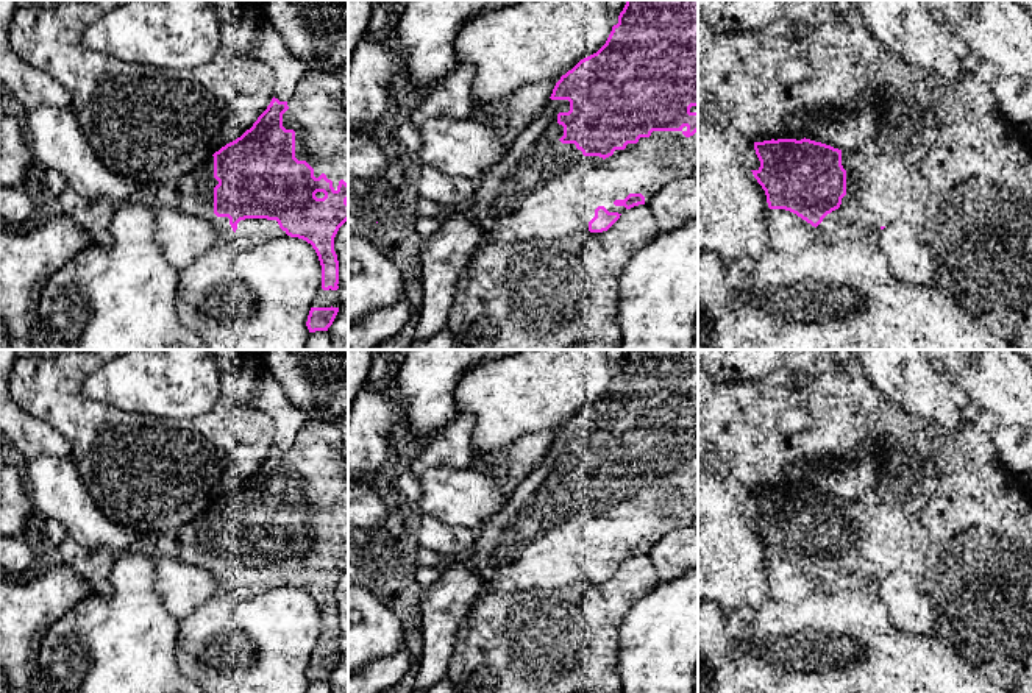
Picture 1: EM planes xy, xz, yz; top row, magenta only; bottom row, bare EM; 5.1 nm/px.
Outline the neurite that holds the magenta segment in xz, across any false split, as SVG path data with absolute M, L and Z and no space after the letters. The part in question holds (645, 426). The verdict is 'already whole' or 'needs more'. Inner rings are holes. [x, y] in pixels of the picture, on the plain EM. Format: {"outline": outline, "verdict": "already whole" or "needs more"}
{"outline": "M626 350L606 393L560 426L543 460L475 537L473 554L465 562L482 578L484 592L551 588L575 581L603 582L628 559L648 554L665 532L692 526L695 518L698 518L698 350Z", "verdict": "needs more"}

